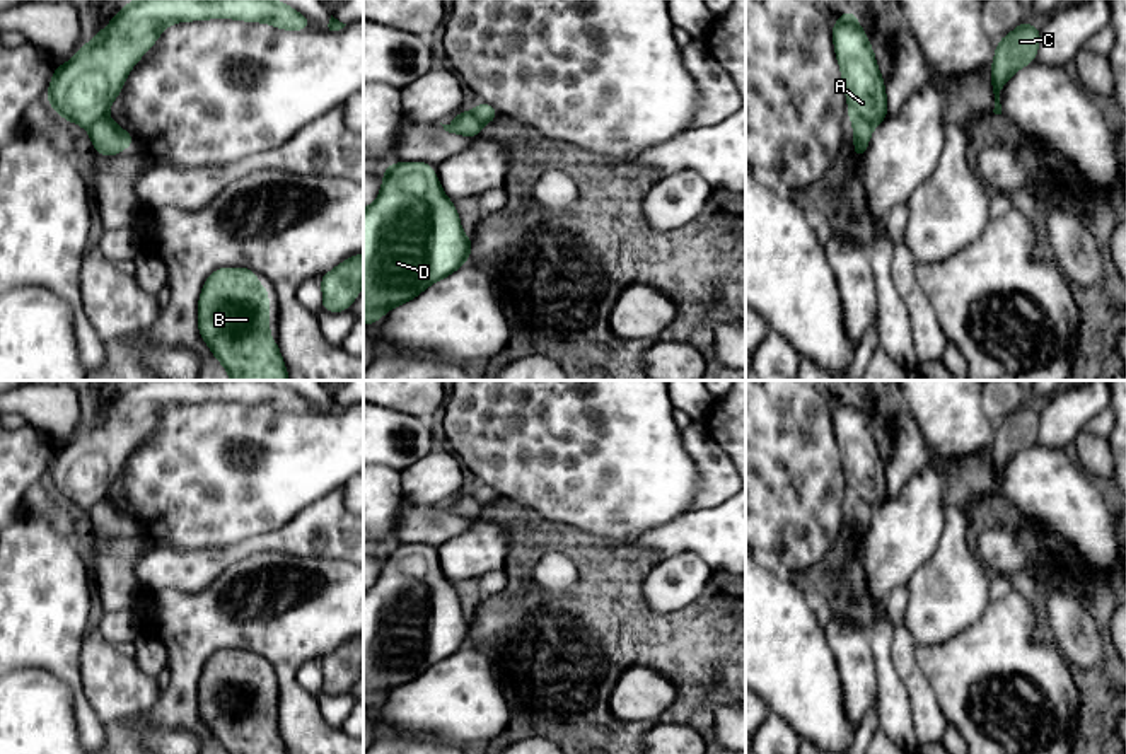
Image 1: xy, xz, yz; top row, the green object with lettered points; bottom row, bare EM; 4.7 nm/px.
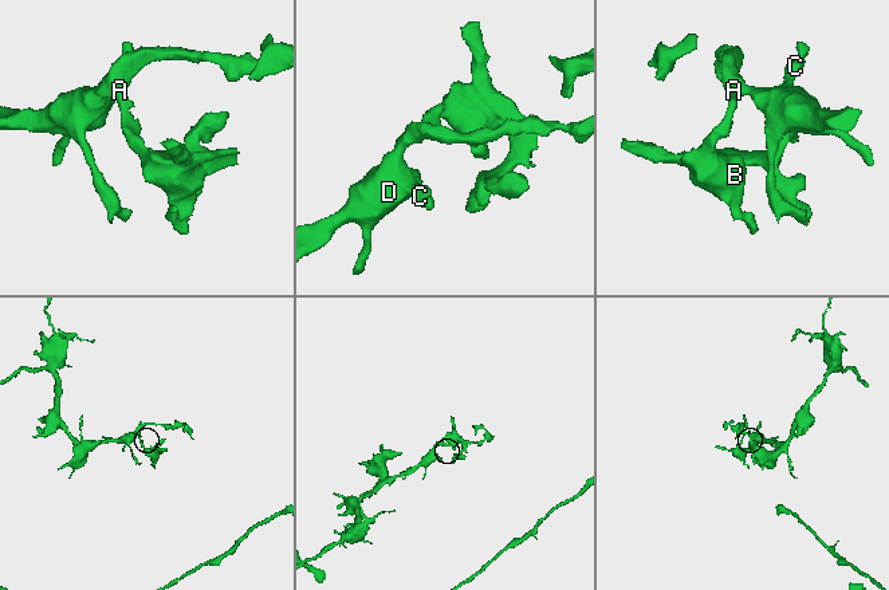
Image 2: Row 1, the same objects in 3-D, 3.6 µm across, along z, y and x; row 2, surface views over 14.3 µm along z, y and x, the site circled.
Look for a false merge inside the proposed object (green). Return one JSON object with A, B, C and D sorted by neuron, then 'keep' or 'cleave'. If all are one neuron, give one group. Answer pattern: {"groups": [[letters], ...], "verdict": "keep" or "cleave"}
{"groups": [["A", "C", "D"], ["B"]], "verdict": "cleave"}

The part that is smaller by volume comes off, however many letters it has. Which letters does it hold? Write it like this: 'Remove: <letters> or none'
Remove: B

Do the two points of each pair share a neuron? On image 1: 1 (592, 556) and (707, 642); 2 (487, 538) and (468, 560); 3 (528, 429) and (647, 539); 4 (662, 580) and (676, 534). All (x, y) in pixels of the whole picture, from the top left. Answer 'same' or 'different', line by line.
1: same
2: same
3: different
4: different

